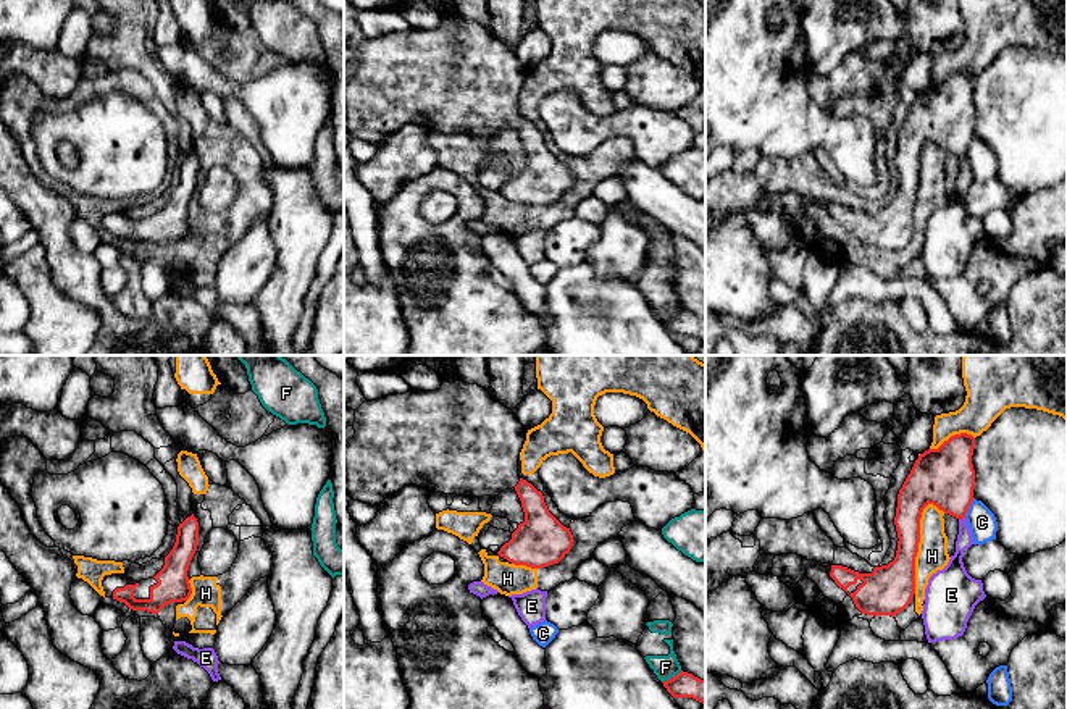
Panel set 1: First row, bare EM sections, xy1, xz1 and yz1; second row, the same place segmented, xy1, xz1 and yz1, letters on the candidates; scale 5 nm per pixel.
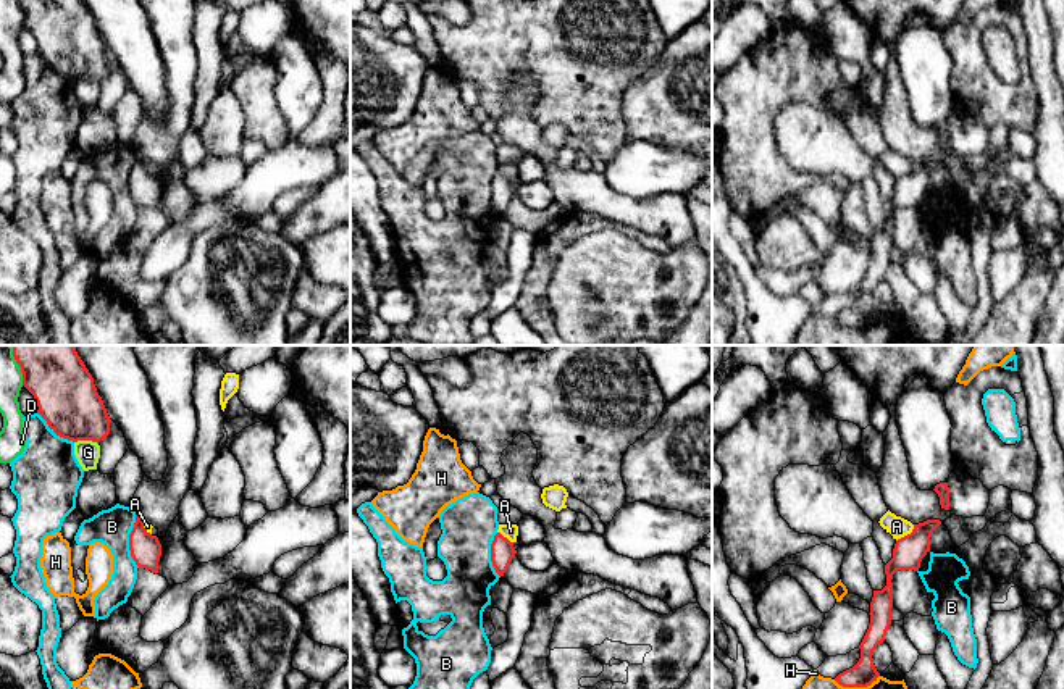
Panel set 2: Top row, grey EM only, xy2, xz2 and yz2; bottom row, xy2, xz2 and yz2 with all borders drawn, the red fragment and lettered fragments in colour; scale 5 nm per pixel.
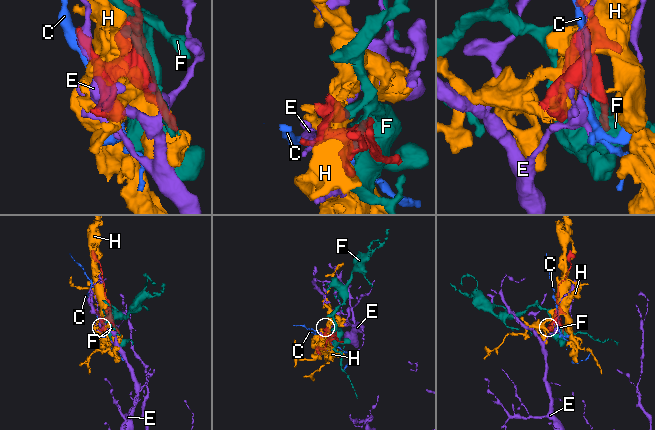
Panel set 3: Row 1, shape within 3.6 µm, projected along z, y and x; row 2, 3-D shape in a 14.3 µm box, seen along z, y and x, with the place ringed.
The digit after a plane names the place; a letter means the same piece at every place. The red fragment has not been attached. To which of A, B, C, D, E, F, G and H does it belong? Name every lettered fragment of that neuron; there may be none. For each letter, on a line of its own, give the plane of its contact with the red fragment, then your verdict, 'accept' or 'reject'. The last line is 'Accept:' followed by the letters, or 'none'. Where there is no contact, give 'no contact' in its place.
A: contact in yz2; reject
B: contact in xy2; reject
C: contact in yz1; reject
D: contact in xy2; reject
E: contact in yz1; reject
F: contact in xz1; reject
G: contact in xy2; reject
H: contact in yz1; reject
Accept: none

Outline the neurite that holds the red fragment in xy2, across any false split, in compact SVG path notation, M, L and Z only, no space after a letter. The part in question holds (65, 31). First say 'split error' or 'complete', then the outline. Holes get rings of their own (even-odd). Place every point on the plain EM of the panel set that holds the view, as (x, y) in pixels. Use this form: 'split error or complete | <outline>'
complete | M16 0L23 11L23 24L34 34L37 52L60 76L77 81L100 81L110 73L110 55L97 31L94 16L84 0Z

